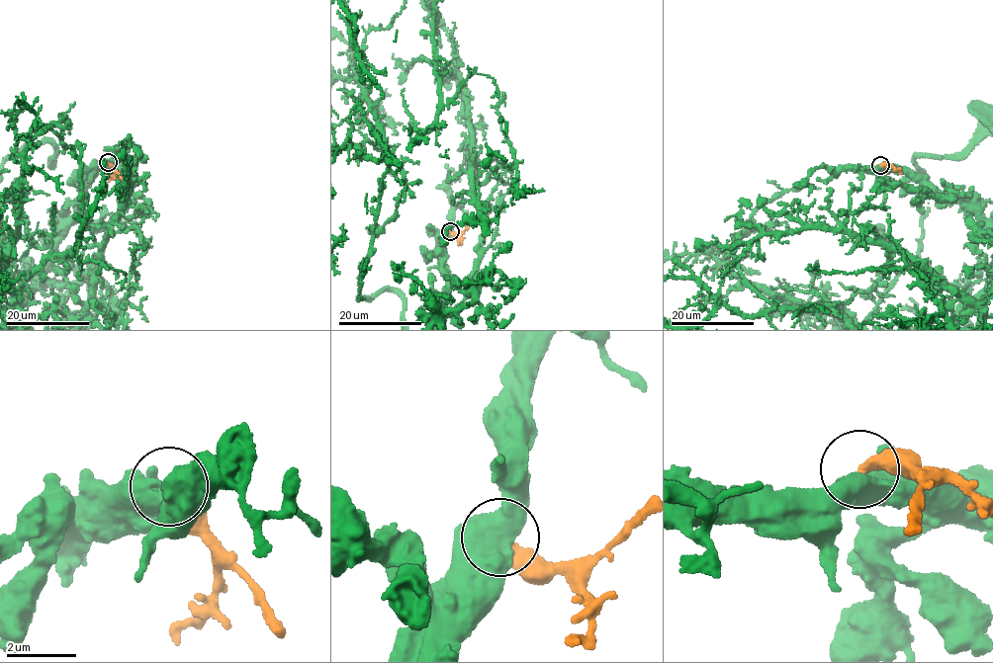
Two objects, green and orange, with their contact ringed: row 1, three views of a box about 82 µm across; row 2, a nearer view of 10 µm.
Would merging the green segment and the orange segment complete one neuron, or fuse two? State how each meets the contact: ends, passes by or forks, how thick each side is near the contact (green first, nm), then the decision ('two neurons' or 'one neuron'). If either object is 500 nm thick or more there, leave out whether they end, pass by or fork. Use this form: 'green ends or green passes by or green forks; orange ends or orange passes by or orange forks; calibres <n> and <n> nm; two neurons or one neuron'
calibres 600 and 400 nm; one neuron

